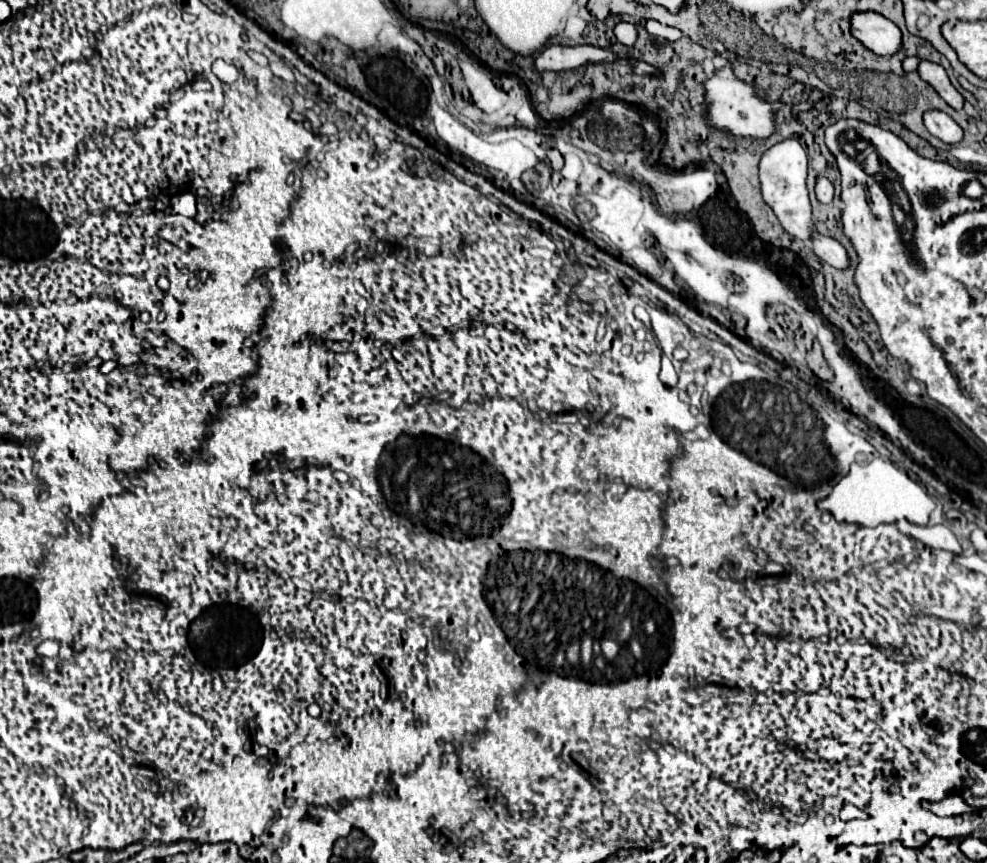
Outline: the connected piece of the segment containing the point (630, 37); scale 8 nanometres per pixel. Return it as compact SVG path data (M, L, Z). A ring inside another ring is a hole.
M619 22L615 26L615 38L625 46L633 46L637 40L637 26L631 22Z

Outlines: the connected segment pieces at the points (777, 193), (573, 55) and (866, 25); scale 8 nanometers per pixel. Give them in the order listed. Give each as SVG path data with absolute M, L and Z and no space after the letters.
M791 138L769 148L761 158L759 178L761 178L763 198L777 214L781 226L799 240L811 240L817 228L811 216L811 202L807 192L807 154L803 146L795 138Z
M549 46L537 56L535 66L539 72L543 70L559 72L579 68L587 62L611 62L611 60L615 60L613 52L595 46Z
M877 12L853 14L851 32L875 54L893 56L895 52L901 50L901 42L903 42L901 30L889 18Z

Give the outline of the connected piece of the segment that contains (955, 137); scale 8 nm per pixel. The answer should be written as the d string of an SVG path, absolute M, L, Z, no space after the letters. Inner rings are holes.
M927 110L923 114L923 124L927 126L927 130L933 136L943 140L945 144L955 144L955 142L959 142L963 138L961 126L941 110Z

